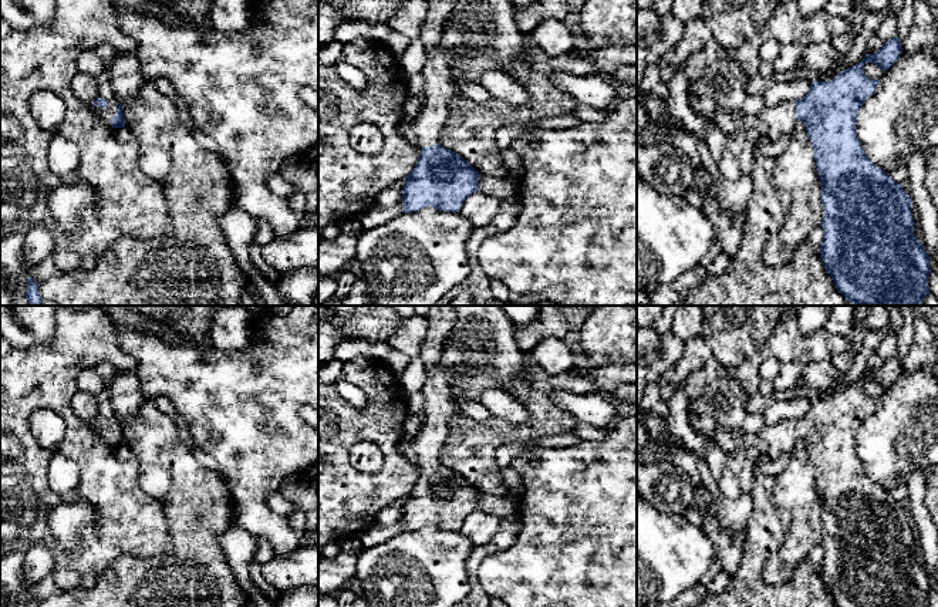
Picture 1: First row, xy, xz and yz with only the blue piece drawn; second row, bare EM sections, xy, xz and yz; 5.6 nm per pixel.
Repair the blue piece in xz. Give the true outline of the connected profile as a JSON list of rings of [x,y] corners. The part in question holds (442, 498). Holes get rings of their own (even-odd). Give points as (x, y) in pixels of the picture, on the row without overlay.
[[[429,306],[428,331],[419,358],[426,368],[422,387],[424,424],[418,436],[409,438],[406,459],[421,468],[419,478],[402,506],[404,532],[432,525],[459,530],[463,520],[479,510],[480,492],[460,473],[439,462],[449,438],[451,418],[458,412],[452,399],[453,374],[441,364],[442,350],[456,321],[455,306]]]

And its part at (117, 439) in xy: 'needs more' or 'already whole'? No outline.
needs more

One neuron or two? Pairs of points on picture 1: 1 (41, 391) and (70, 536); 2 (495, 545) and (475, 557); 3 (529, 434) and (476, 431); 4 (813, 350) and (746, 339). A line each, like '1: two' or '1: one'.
1: two
2: one
3: one
4: two

